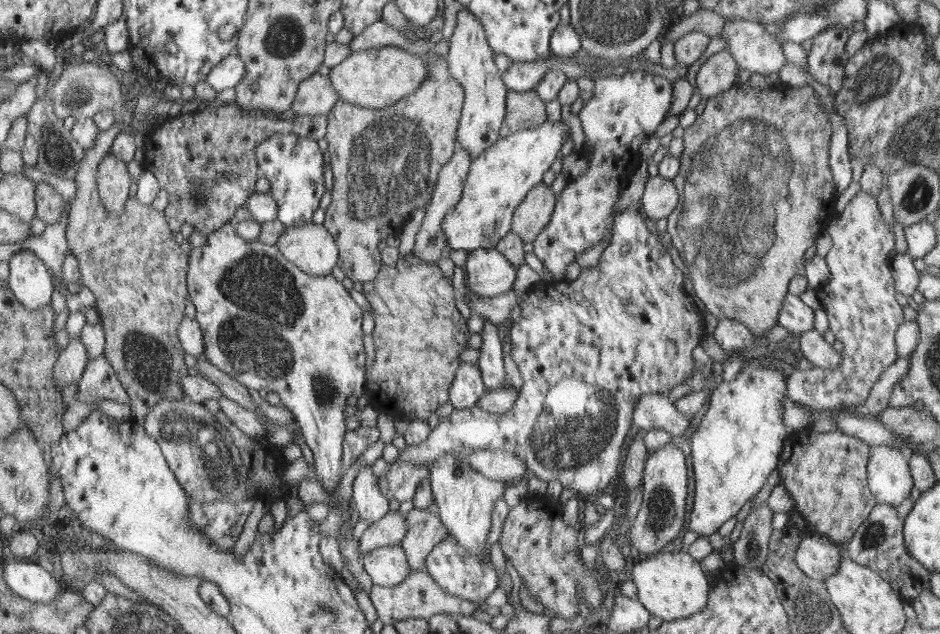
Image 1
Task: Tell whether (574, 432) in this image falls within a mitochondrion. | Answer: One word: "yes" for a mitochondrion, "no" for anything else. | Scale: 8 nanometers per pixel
yes

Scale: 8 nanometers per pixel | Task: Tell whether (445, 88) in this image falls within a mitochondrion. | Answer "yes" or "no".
no

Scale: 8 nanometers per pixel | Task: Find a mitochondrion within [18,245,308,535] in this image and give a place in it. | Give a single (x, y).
(192, 439)

